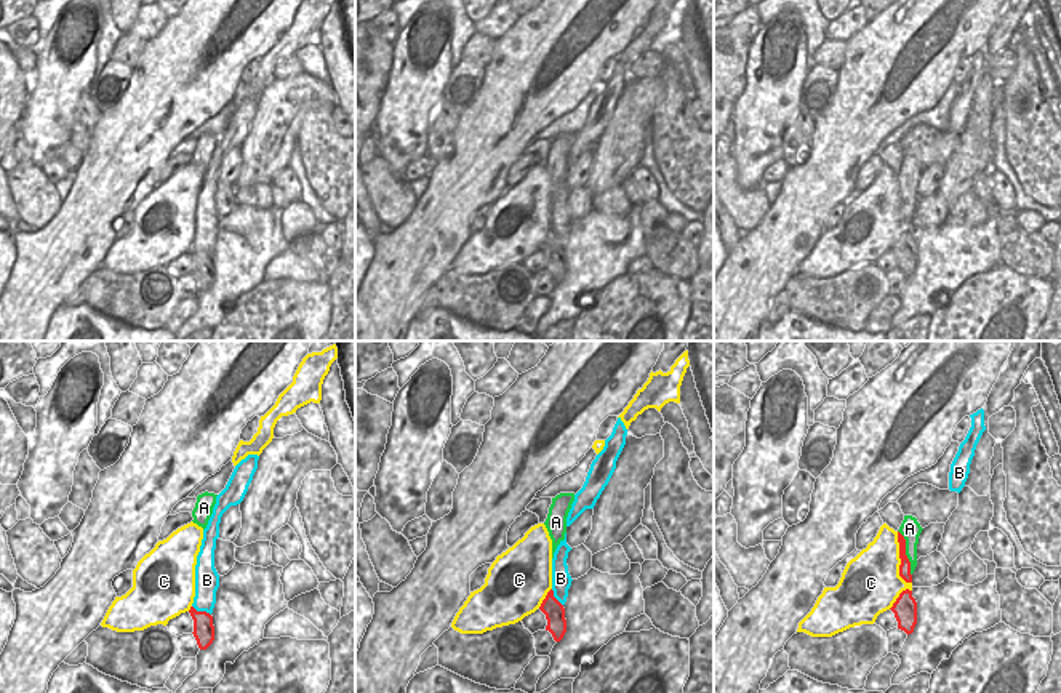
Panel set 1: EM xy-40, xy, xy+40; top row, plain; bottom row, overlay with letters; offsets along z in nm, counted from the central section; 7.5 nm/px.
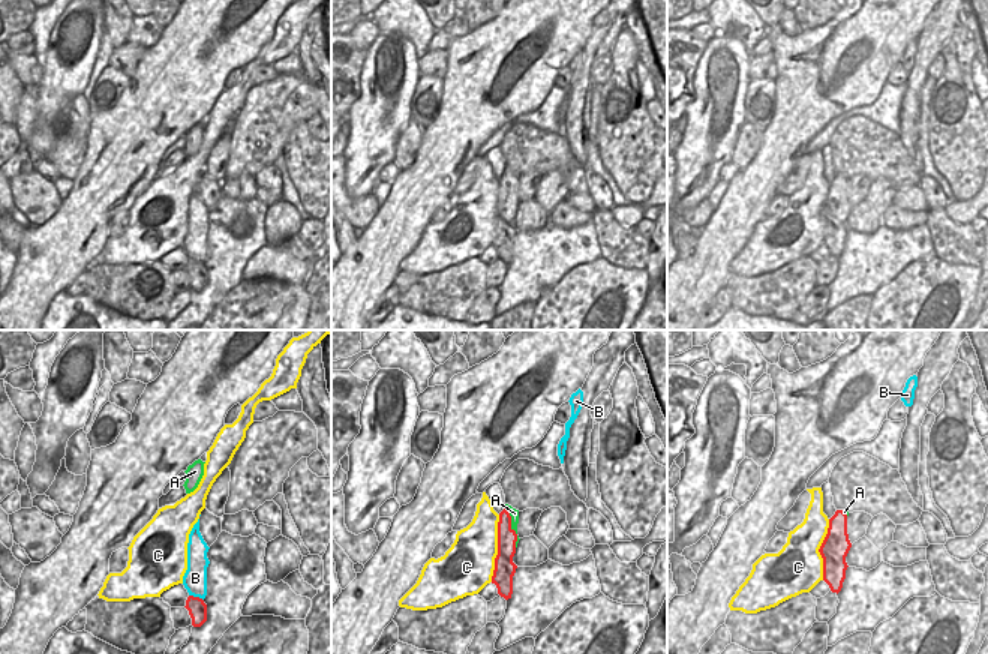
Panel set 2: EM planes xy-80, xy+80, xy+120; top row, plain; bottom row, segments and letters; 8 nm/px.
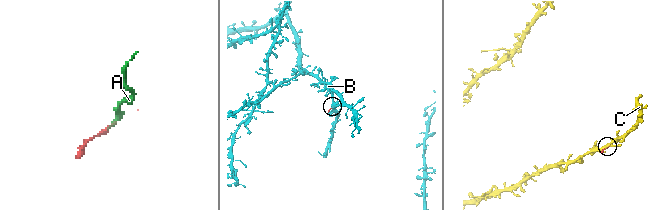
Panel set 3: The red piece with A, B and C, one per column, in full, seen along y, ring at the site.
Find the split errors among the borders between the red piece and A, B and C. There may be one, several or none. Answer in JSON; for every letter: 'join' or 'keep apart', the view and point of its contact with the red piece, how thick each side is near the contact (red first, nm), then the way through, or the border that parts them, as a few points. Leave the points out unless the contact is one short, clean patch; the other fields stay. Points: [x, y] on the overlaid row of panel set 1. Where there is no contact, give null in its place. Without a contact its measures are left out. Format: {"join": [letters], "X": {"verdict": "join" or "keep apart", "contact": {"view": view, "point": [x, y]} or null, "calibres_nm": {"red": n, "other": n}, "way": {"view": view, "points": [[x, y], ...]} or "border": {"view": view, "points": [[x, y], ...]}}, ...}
{"join": [], "A": {"verdict": "keep apart", "contact": {"view": "xy+40", "point": [904, 552]}, "calibres_nm": {"red": 100, "other": 150}, "border": {"view": "xy+40", "points": [[898, 530], [904, 540], [904, 554], [911, 575]]}}, "B": {"verdict": "keep apart", "contact": {"view": "xy-40", "point": [202, 612]}, "calibres_nm": {"red": 170, "other": 190}, "border": {"view": "xy-40", "points": [[192, 605], [210, 615]]}}, "C": {"verdict": "keep apart", "contact": {"view": "xy+40", "point": [900, 557]}, "calibres_nm": {"red": 100, "other": 400}}}

